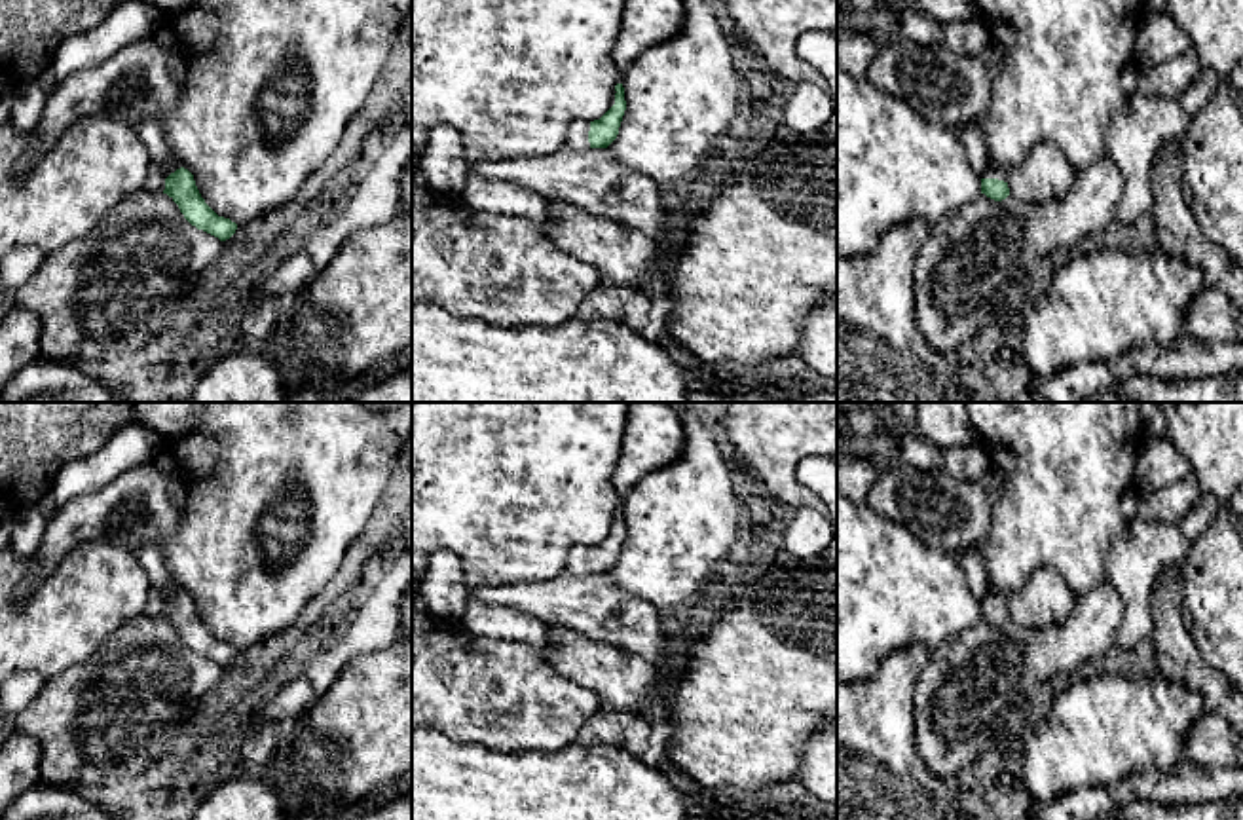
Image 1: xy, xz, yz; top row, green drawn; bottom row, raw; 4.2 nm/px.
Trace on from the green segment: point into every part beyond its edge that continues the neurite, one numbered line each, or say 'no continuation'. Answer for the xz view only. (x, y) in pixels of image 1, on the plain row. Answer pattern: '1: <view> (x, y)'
1: xz (577, 560)

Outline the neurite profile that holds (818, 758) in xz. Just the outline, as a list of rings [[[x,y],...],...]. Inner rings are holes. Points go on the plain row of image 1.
[[[837,723],[824,725],[805,742],[795,780],[820,801],[837,805]]]

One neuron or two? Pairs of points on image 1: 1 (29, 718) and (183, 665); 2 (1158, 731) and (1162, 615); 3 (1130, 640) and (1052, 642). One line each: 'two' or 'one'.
1: one
2: two
3: two

